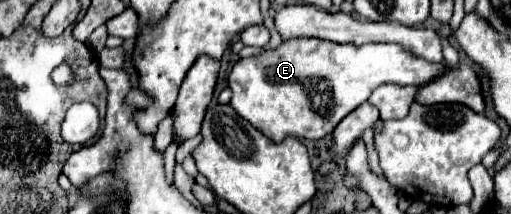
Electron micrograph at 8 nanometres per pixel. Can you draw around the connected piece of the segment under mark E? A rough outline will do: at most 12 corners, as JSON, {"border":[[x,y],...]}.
{"border":[[317,38],[242,58],[232,108],[274,142],[320,140],[380,84],[452,66]]}

